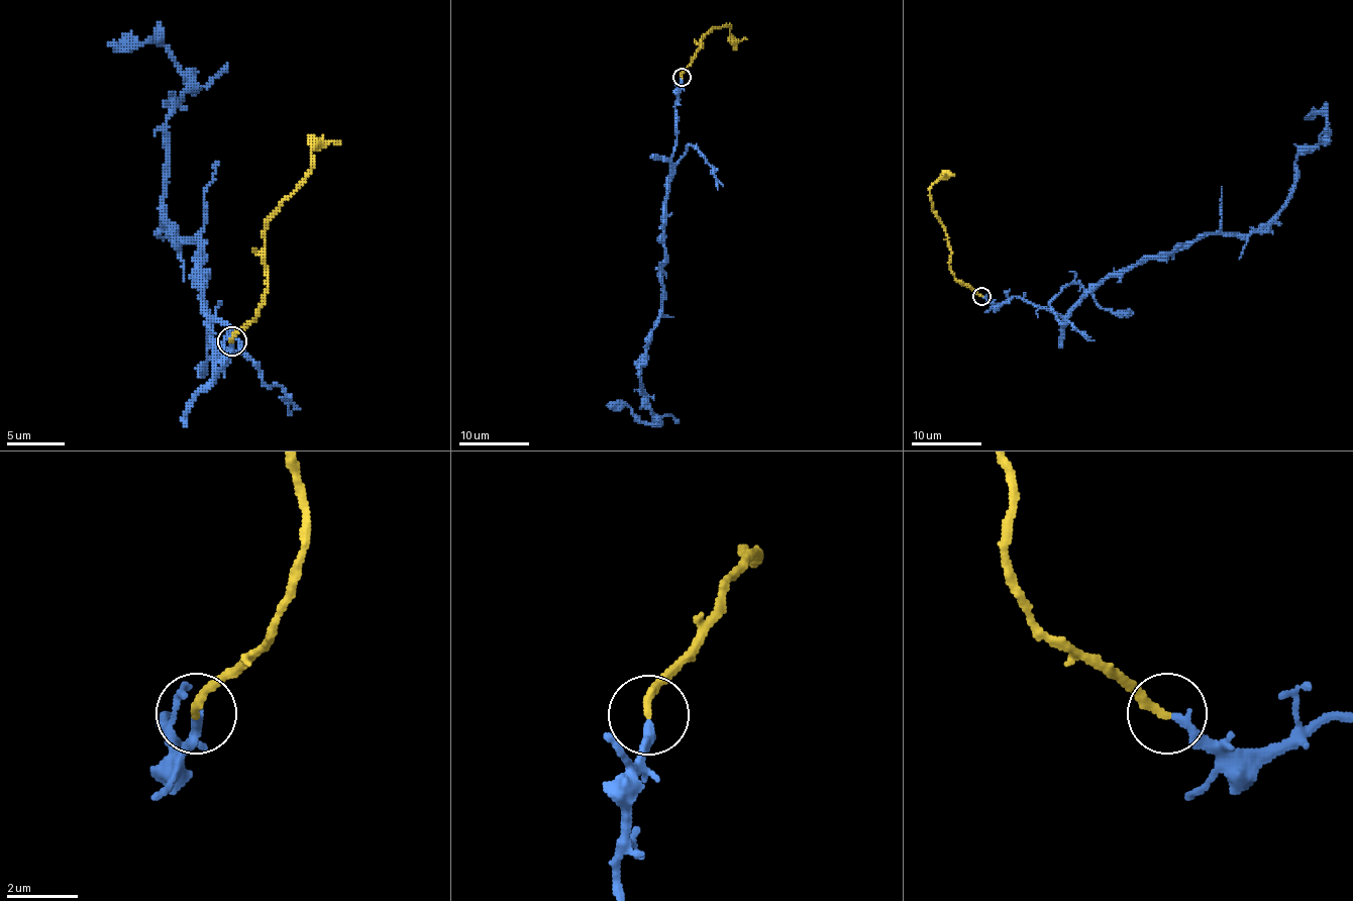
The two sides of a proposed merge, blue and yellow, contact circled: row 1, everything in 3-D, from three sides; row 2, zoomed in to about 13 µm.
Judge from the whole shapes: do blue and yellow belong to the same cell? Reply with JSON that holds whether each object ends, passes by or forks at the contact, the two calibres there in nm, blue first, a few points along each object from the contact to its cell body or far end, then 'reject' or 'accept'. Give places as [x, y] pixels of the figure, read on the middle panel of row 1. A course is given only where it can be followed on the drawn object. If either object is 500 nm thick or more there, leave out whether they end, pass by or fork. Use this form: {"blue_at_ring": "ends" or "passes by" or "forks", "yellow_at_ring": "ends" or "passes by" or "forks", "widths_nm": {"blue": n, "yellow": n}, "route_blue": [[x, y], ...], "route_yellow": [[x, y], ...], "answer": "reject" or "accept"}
{"blue_at_ring": "ends", "yellow_at_ring": "ends", "widths_nm": {"blue": 240, "yellow": 240}, "route_blue": [[682, 78], [666, 202], [660, 317], [639, 368], [641, 391], [653, 419], [645, 423], [625, 405], [606, 405]], "route_yellow": [[682, 76], [702, 46], [702, 40], [714, 28], [730, 25], [730, 32], [735, 37], [740, 40], [747, 39]], "answer": "accept"}

